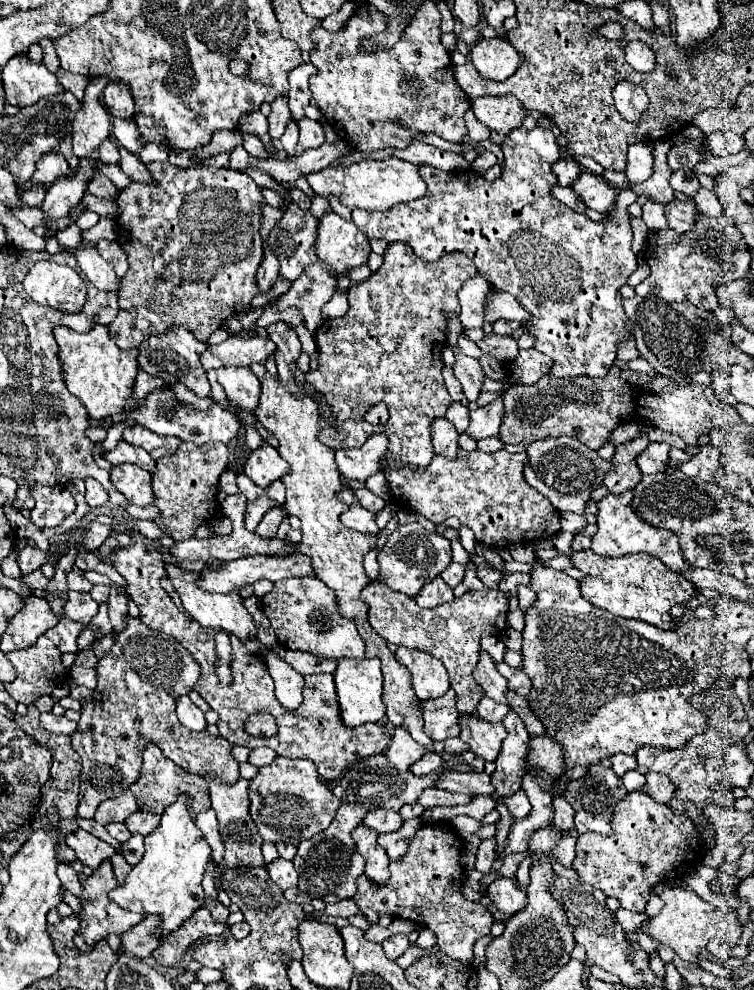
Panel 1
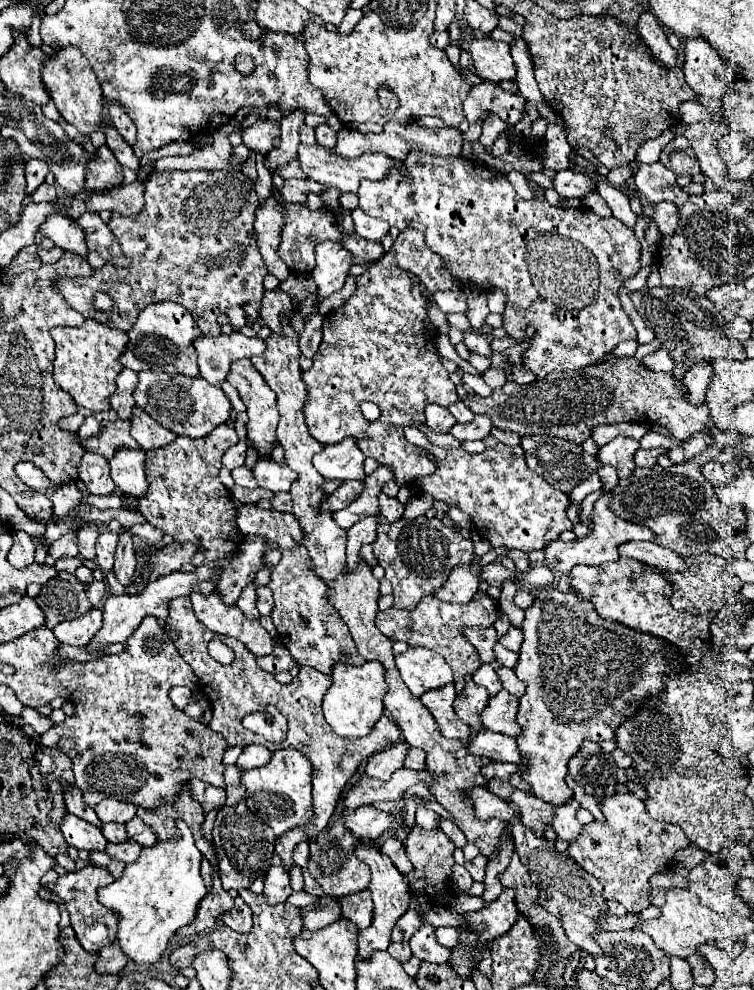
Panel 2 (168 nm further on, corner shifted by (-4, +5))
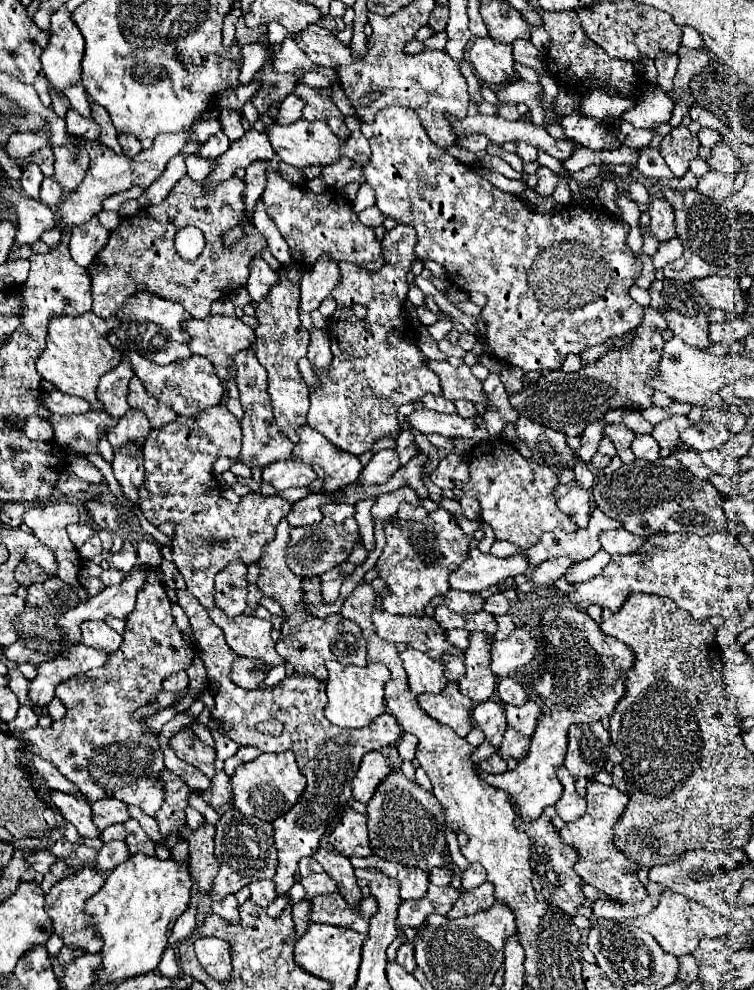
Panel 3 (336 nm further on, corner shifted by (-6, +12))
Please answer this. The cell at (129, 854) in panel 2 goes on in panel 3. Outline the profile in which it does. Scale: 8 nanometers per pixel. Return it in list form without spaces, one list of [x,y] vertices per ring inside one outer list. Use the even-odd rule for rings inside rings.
[[[108,842],[96,852],[96,870],[114,870],[118,864],[128,860],[128,848],[124,842]]]

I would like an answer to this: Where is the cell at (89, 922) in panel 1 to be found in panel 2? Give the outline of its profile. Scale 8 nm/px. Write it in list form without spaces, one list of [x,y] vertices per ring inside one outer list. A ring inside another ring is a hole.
[[[86,865],[84,869],[80,871],[72,871],[72,873],[66,873],[62,877],[58,877],[56,883],[48,885],[66,905],[66,911],[70,913],[70,923],[72,923],[72,929],[80,941],[80,945],[88,951],[88,953],[98,953],[104,945],[110,945],[114,943],[114,935],[116,935],[116,923],[118,923],[118,913],[104,907],[100,901],[98,901],[98,889],[104,887],[104,885],[110,885],[112,883],[112,875],[106,867],[100,867],[100,865]]]

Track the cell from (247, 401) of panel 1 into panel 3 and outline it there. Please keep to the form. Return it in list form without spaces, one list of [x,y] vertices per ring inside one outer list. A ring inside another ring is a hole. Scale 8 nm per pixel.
[[[252,348],[236,354],[236,382],[238,382],[238,390],[240,390],[240,404],[244,410],[244,418],[242,418],[244,444],[242,444],[242,452],[238,456],[239,461],[244,462],[250,468],[264,468],[278,460],[292,460],[294,444],[288,440],[288,436],[284,432],[280,432],[280,428],[274,420],[274,414],[270,408],[270,396],[266,392],[266,372],[264,372],[262,364],[258,362]]]

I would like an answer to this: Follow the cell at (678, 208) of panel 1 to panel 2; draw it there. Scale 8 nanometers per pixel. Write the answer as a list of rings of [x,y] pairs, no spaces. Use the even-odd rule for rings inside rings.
[[[662,201],[660,205],[656,205],[656,225],[660,229],[660,233],[664,235],[672,235],[678,229],[678,221],[680,221],[680,213],[676,203],[672,201]]]

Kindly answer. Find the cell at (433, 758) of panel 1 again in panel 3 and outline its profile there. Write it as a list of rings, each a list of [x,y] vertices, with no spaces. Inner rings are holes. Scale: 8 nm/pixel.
[[[402,734],[400,742],[398,742],[398,746],[396,746],[396,748],[398,748],[398,756],[400,756],[402,760],[414,760],[416,744],[418,744],[418,740],[416,740],[414,734]]]

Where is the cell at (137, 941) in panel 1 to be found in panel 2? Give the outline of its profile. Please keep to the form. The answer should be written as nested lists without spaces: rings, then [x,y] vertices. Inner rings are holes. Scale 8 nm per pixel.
[[[114,941],[114,943],[106,945],[100,951],[100,959],[96,963],[96,971],[98,973],[120,973],[126,967],[126,963],[128,963],[128,957],[120,949],[120,945]]]

